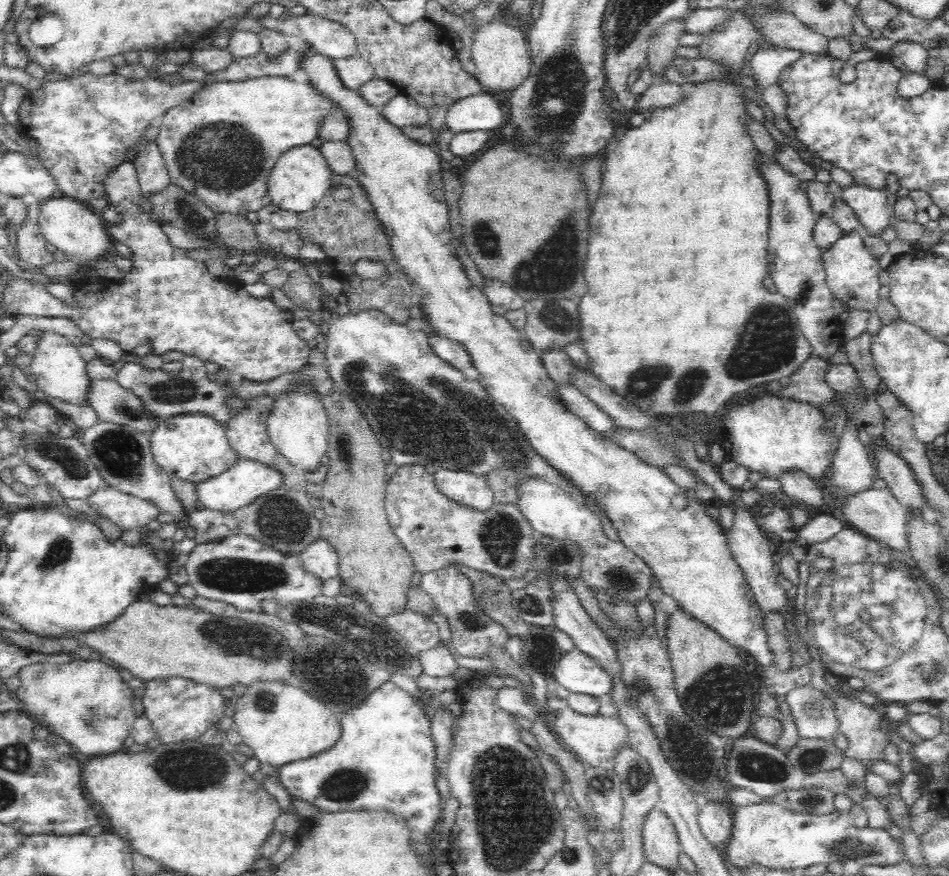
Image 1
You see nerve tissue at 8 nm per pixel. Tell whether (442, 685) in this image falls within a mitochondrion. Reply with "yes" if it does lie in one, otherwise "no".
no

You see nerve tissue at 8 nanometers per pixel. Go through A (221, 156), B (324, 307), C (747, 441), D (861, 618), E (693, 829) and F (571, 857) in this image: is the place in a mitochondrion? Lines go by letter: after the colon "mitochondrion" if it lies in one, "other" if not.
A: mitochondrion
B: other
C: other
D: mitochondrion
E: other
F: mitochondrion

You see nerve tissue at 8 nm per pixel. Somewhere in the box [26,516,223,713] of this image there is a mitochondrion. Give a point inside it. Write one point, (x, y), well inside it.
(61, 550)

